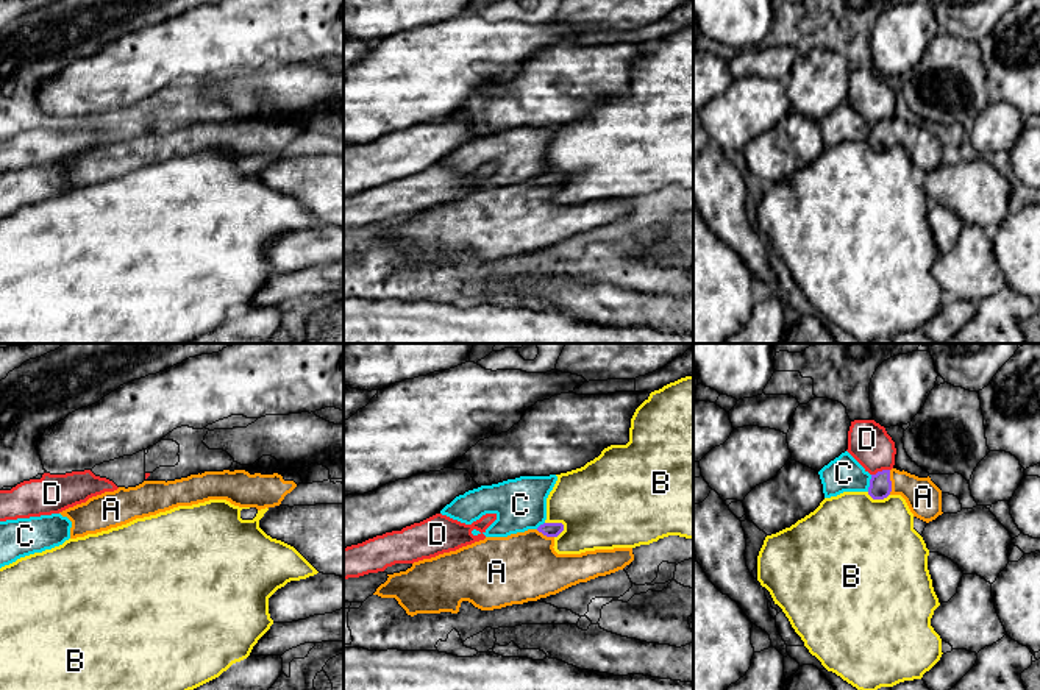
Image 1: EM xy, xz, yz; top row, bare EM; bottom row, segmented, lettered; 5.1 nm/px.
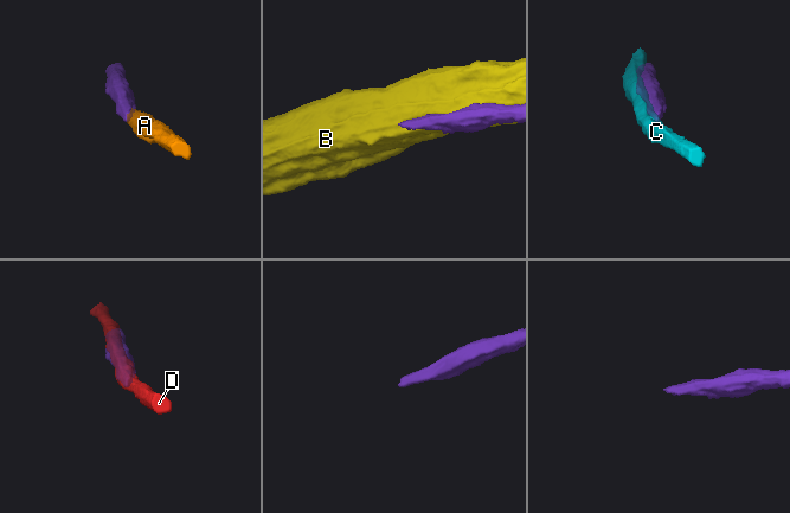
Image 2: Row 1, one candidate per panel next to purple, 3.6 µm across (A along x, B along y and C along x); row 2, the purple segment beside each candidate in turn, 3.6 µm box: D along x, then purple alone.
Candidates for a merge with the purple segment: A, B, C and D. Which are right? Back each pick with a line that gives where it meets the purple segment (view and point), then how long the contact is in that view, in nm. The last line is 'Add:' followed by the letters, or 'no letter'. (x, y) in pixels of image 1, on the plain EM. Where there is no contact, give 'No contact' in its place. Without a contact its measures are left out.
A: Touches purple at yz (890, 133). Shared border 130 nm
Add: A

